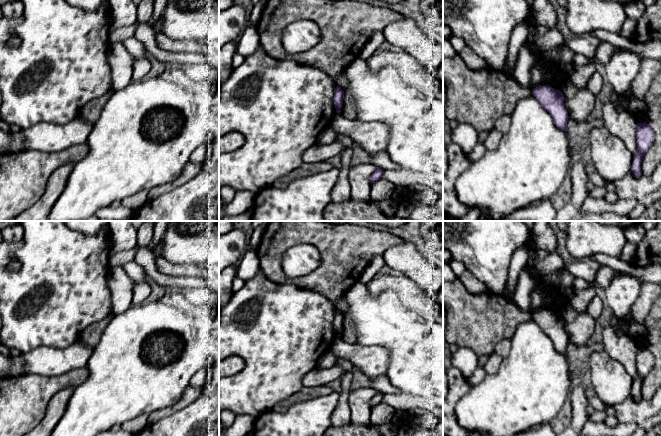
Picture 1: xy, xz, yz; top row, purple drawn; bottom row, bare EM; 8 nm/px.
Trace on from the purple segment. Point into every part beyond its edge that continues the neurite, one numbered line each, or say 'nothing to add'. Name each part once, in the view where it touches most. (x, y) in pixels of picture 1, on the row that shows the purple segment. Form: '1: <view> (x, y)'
nothing to add

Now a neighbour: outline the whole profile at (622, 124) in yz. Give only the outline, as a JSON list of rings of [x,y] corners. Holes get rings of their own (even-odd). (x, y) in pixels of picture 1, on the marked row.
[[[608,101],[602,109],[604,128],[612,135],[620,138],[632,157],[637,153],[637,121],[634,116],[626,111],[617,111],[611,101]]]

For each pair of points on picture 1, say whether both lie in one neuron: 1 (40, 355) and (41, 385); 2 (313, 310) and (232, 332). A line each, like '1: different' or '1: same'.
1: different
2: same

